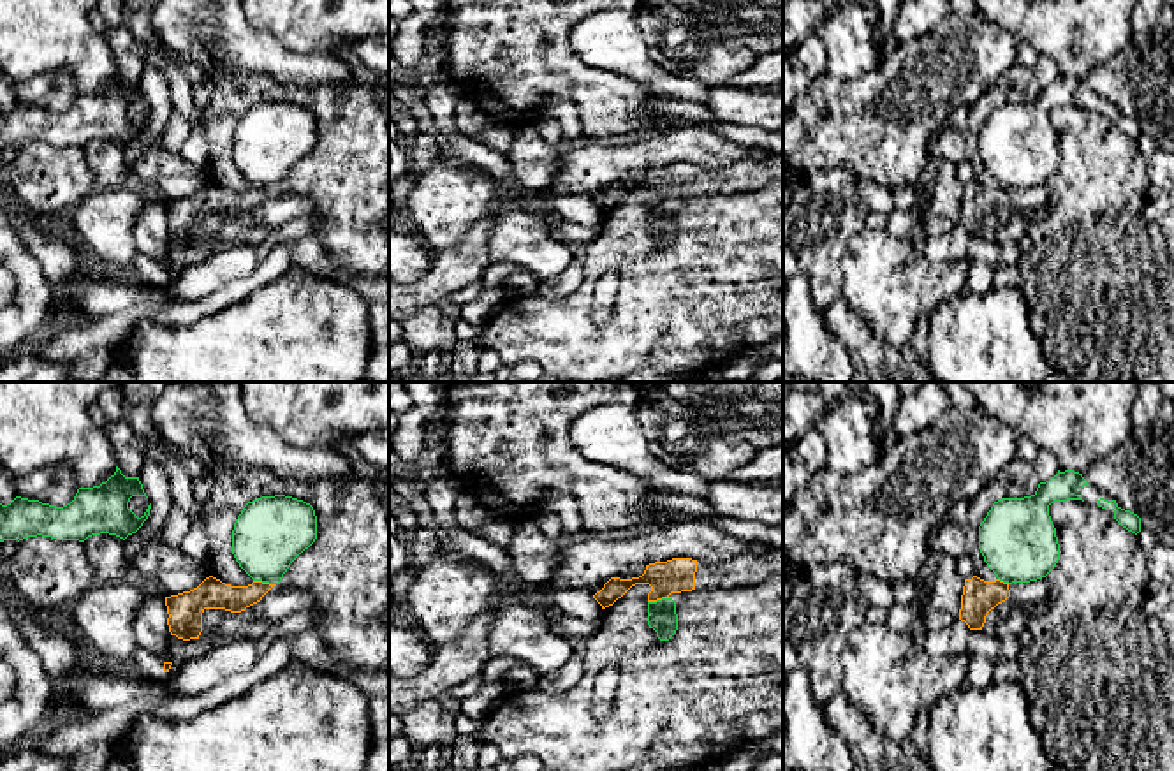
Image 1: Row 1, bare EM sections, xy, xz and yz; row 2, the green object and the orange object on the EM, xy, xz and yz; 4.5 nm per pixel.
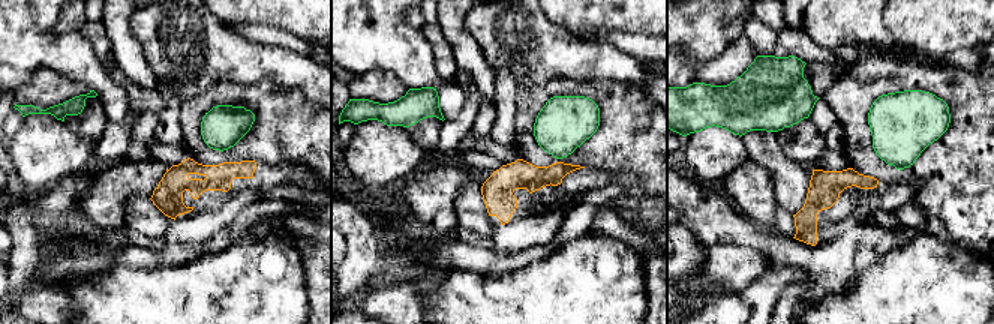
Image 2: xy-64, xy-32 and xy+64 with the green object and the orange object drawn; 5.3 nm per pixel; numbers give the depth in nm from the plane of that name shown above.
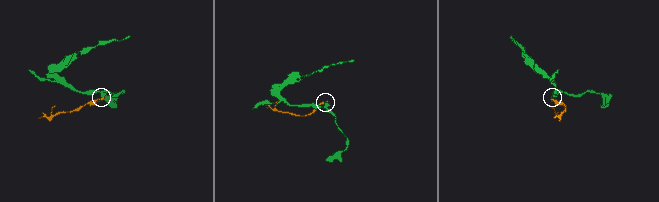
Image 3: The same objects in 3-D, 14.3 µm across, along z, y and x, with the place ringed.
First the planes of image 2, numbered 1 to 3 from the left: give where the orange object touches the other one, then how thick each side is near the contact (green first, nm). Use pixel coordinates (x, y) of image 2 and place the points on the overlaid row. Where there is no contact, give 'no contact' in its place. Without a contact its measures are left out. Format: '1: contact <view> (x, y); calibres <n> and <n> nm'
1: no contact
2: no contact
3: no contact

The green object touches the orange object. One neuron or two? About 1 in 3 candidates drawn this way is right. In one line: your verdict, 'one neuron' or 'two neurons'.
two neurons

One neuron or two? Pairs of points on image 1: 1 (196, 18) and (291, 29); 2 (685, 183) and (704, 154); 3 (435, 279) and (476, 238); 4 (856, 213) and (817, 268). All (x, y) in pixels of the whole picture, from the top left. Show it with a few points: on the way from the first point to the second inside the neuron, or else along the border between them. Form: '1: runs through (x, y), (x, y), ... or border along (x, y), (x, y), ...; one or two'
1: border along (247, 18), (289, 48); two
2: border along (738, 159), (720, 166), (667, 164), (657, 168); two
3: runs through (446, 270), (467, 249); one
4: runs through (842, 227), (819, 254); one

